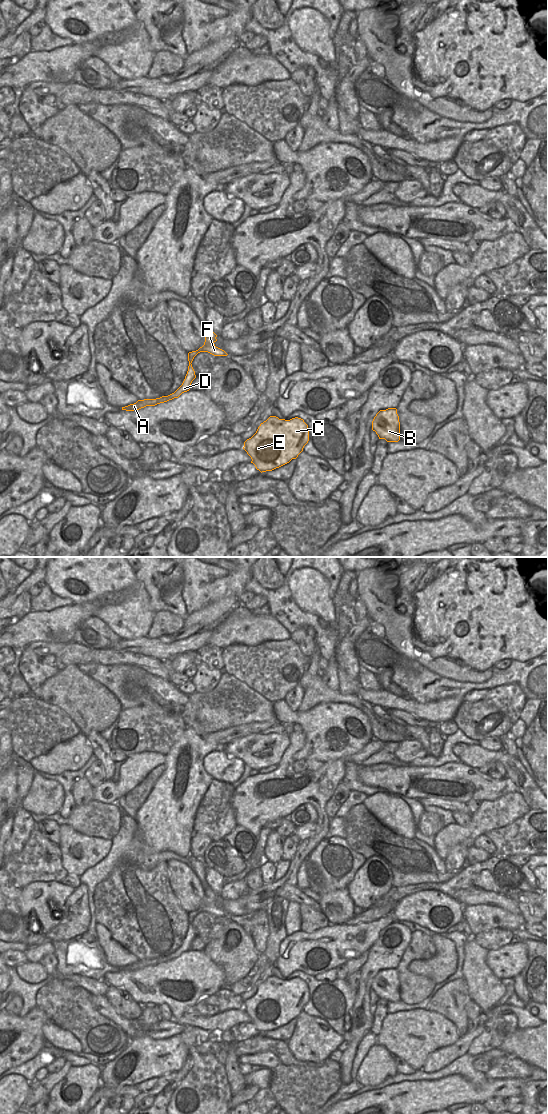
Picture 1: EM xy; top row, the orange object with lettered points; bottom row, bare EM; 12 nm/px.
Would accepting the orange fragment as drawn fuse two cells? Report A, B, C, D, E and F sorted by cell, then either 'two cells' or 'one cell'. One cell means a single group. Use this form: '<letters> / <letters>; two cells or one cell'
A B C D E F; one cell

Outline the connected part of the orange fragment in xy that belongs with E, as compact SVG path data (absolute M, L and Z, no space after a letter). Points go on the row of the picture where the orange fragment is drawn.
M270 416L260 424L256 433L244 442L243 449L251 457L251 463L262 473L272 471L296 459L308 441L309 428L303 419L295 417L285 420Z

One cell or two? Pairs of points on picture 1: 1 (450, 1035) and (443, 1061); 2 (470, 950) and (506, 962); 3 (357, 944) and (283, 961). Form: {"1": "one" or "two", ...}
{"1": "two", "2": "two", "3": "one"}

